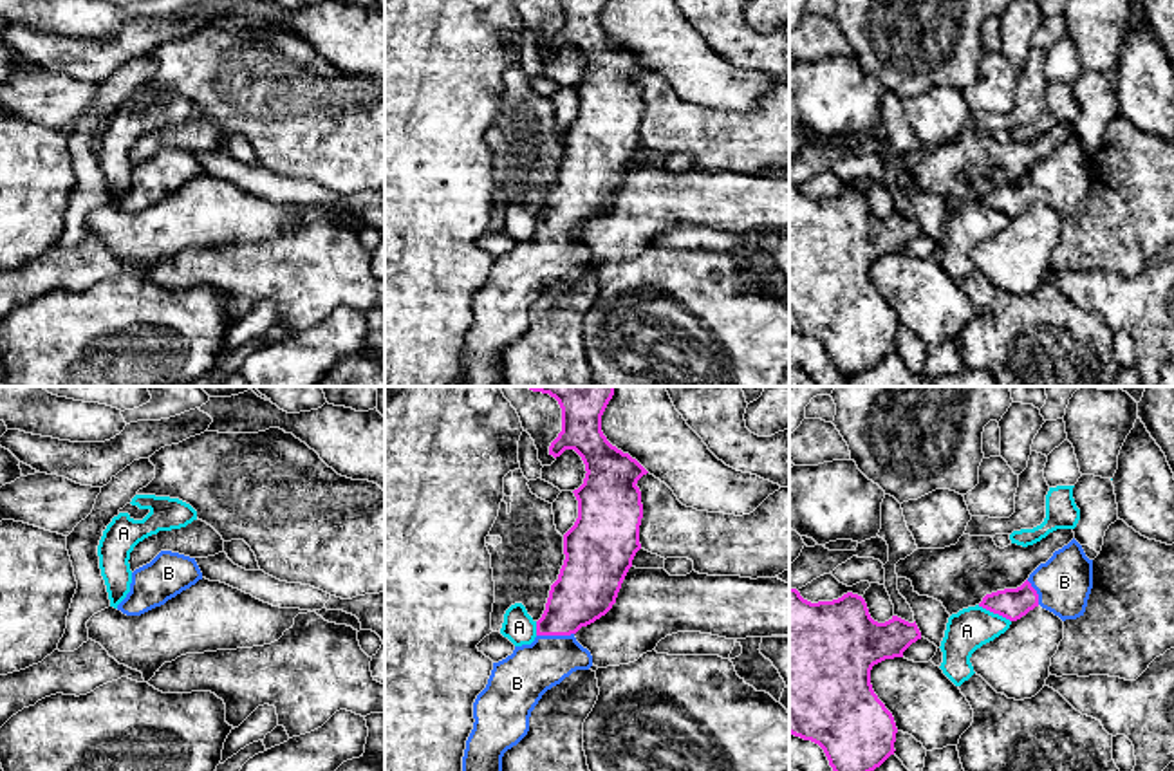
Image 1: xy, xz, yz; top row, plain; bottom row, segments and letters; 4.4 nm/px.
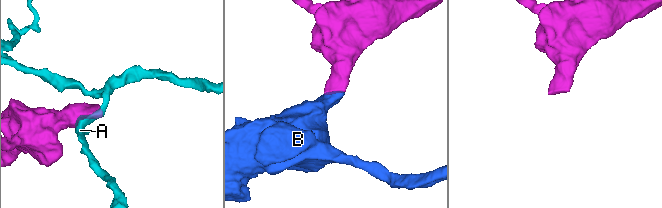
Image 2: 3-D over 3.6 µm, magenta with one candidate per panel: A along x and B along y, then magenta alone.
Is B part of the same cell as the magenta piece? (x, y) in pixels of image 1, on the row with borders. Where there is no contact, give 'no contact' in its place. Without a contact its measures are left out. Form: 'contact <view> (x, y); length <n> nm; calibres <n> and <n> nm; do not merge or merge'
contact xz (555, 634); length 170 nm; calibres 280 and 240 nm; merge

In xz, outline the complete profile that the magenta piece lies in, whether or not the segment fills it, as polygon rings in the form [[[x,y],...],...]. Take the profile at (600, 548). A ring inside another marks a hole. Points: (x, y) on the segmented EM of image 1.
[[[614,386],[524,388],[558,401],[562,432],[551,442],[549,455],[556,459],[574,450],[587,473],[573,491],[578,518],[564,534],[565,560],[536,621],[536,637],[493,663],[488,684],[473,702],[475,722],[462,771],[502,771],[504,753],[527,735],[531,711],[542,695],[573,672],[592,666],[591,652],[574,634],[612,608],[641,549],[643,504],[636,484],[648,471],[601,432]]]

